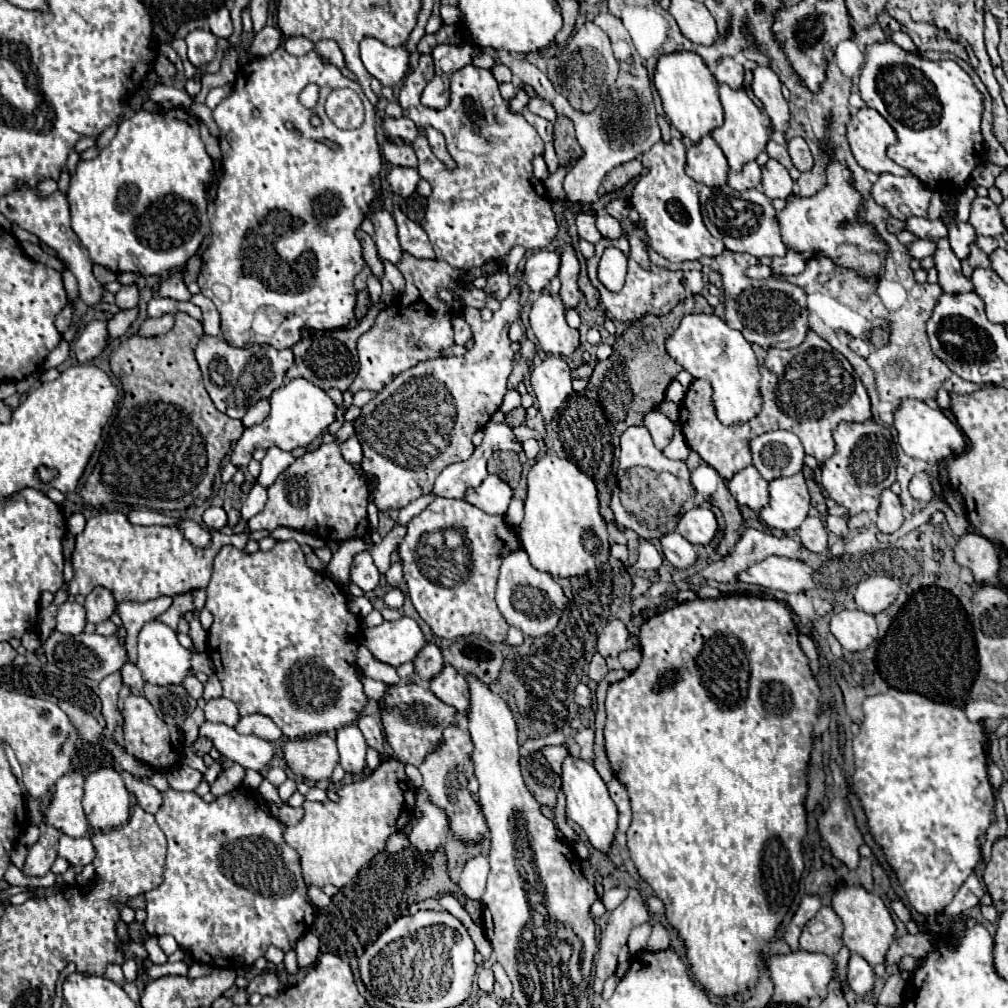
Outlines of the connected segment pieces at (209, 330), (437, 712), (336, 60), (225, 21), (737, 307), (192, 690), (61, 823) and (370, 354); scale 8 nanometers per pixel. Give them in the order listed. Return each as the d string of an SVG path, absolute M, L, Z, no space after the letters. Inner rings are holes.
M196 294L190 298L192 304L196 304L198 308L202 308L202 324L204 324L204 332L208 336L220 336L220 316L216 306L202 294Z
M398 682L386 690L380 704L382 726L386 742L394 750L394 756L402 764L420 766L422 760L442 744L442 732L448 726L458 726L458 710L438 700L430 690L422 688L416 682Z
M320 40L320 42L316 42L314 50L316 50L318 56L322 56L322 60L326 60L328 64L334 64L334 66L338 66L338 68L344 66L344 56L342 56L342 52L340 52L340 48L338 48L338 44L336 44L334 40Z
M226 6L214 10L208 16L208 26L212 30L212 34L216 34L218 38L228 38L232 34L232 20L230 20L230 12Z
M722 250L716 256L718 274L724 286L724 322L742 332L742 336L750 344L758 344L762 348L794 348L804 342L808 326L808 308L806 308L806 294L796 284L790 284L784 278L770 276L764 280L756 280L746 276L748 266L756 266L760 260L746 252L730 252Z
M190 672L190 674L186 676L184 688L186 688L186 692L188 692L192 698L196 698L196 700L202 696L202 682L196 678L194 672Z
M72 772L56 782L52 802L44 810L44 822L52 824L66 836L88 836L90 828L82 810L82 776Z
M404 252L396 268L402 272L406 280L404 294L394 304L386 306L376 316L374 326L358 338L356 348L360 358L360 370L348 388L348 392L352 394L356 394L358 390L380 392L402 370L416 366L418 362L440 358L442 350L454 346L452 318L458 316L464 306L460 296L466 290L474 288L472 284L466 284L466 286L460 284L462 278L466 276L466 270L458 270L446 264L444 260L420 260ZM442 288L450 288L450 292L454 292L452 302L444 302L438 296Z

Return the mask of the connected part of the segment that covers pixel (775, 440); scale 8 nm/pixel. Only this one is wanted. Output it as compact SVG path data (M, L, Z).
M788 430L766 432L750 442L750 452L756 470L764 480L794 476L802 470L804 448L796 434Z

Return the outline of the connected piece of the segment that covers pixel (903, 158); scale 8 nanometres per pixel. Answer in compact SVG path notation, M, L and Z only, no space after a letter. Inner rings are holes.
M892 40L874 42L866 46L866 62L860 70L858 88L866 106L878 110L894 128L898 142L892 144L886 152L896 164L918 176L932 192L960 194L966 188L970 172L980 164L980 152L974 146L974 140L982 140L982 94L974 88L970 76L954 60L928 62L902 50Z

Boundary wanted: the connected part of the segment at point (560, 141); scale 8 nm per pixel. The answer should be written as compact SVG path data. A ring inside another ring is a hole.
M558 116L554 122L554 150L560 164L566 164L570 158L580 158L583 154L574 138L574 126L566 116Z

